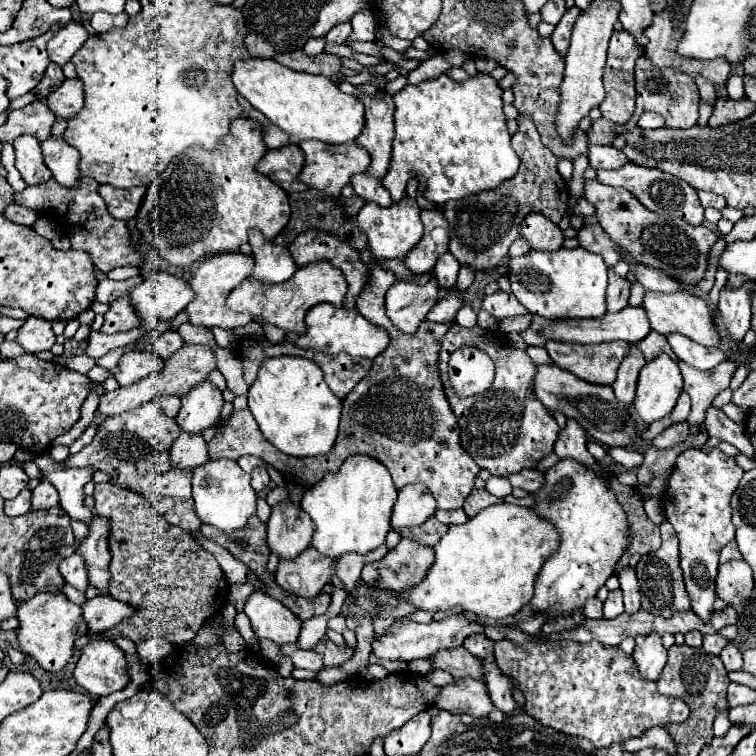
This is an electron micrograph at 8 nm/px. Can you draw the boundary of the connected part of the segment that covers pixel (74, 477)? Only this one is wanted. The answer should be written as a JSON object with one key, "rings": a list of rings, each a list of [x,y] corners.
{"rings":[[[46,452],[38,454],[34,462],[42,470],[44,478],[56,486],[60,494],[60,506],[68,512],[68,516],[80,522],[90,520],[92,512],[84,506],[84,484],[90,482],[92,468],[68,468]]]}

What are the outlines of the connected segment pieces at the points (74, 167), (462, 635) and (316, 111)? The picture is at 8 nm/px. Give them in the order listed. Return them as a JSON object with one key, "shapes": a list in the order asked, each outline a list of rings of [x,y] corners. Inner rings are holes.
{"shapes":[[[[50,136],[46,142],[42,142],[42,152],[46,166],[52,170],[54,180],[60,186],[76,188],[80,184],[80,154],[72,146],[68,146],[62,138]]],[[[448,616],[440,622],[430,622],[430,624],[416,624],[416,622],[406,622],[402,626],[392,626],[382,638],[374,640],[372,644],[372,652],[378,660],[402,660],[402,662],[410,662],[416,658],[432,658],[438,650],[444,648],[456,648],[462,646],[462,642],[466,640],[466,636],[470,634],[482,634],[482,624],[474,624],[470,620],[466,620],[464,616]]],[[[250,58],[234,64],[232,82],[256,110],[288,134],[288,144],[298,144],[302,140],[348,144],[354,142],[364,128],[364,104],[354,96],[340,92],[326,76],[294,72],[276,60]]]]}

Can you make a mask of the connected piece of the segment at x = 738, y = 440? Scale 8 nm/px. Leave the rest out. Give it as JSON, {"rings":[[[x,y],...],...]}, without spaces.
{"rings":[[[710,408],[706,412],[706,422],[704,422],[706,430],[710,436],[714,438],[720,438],[724,442],[730,442],[732,446],[736,446],[742,454],[746,454],[748,458],[754,458],[754,448],[746,436],[746,430],[744,426],[732,422],[722,410],[716,410],[716,408]]]}

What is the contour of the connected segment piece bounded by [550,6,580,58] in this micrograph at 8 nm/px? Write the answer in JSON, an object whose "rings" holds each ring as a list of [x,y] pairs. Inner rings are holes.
{"rings":[[[570,8],[564,16],[562,16],[562,22],[558,22],[558,26],[554,28],[554,32],[552,32],[552,44],[554,44],[554,48],[558,50],[558,54],[562,56],[562,58],[566,58],[566,54],[568,54],[568,44],[570,44],[570,34],[572,34],[572,28],[574,28],[574,22],[576,22],[576,18],[580,16],[580,8]]]}

